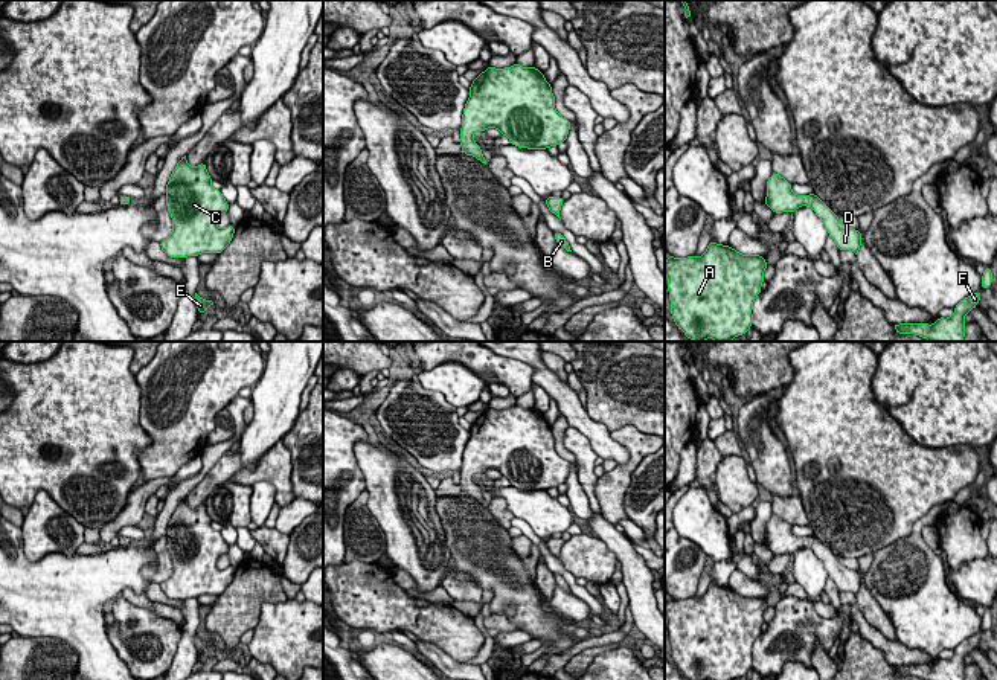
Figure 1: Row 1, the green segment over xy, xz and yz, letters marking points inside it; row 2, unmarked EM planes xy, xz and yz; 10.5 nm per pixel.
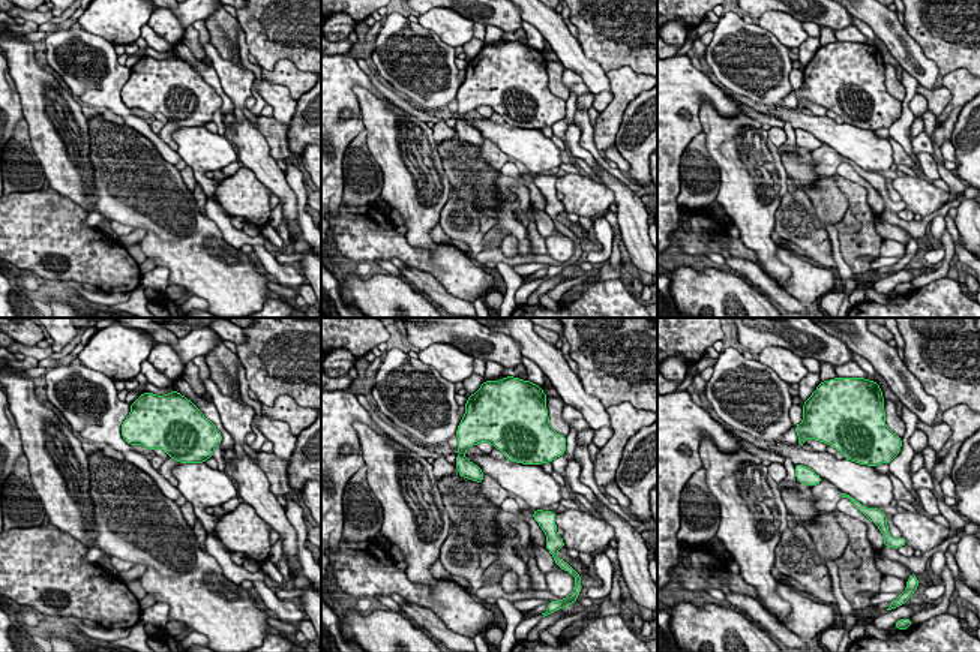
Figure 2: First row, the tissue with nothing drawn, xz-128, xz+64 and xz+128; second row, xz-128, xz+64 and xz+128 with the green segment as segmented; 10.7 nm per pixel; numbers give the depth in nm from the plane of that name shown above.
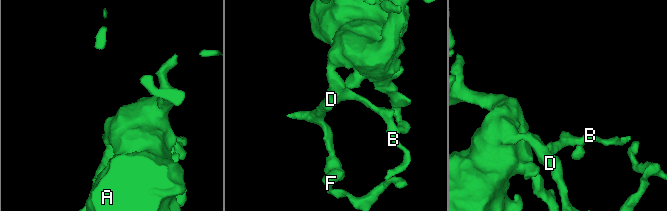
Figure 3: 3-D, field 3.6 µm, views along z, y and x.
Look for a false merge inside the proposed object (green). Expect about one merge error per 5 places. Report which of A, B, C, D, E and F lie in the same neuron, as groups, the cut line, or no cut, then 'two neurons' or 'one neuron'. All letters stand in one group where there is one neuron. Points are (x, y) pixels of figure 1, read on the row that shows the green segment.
A B C D E F | no cut | one neuron

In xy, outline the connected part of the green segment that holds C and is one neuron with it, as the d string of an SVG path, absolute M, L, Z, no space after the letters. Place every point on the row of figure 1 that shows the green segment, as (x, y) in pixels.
M186 156L180 159L166 184L166 206L172 218L172 233L160 241L169 258L223 253L233 239L235 227L220 229L216 220L227 213L229 203L212 184L206 163L192 168Z

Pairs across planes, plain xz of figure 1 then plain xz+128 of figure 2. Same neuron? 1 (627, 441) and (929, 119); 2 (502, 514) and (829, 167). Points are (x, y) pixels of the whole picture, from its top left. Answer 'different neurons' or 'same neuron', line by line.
1: different neurons
2: same neuron

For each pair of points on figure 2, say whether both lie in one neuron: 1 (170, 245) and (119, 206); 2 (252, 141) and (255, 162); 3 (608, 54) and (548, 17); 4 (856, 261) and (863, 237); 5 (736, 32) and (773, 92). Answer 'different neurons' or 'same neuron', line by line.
1: same neuron
2: same neuron
3: different neurons
4: same neuron
5: same neuron

